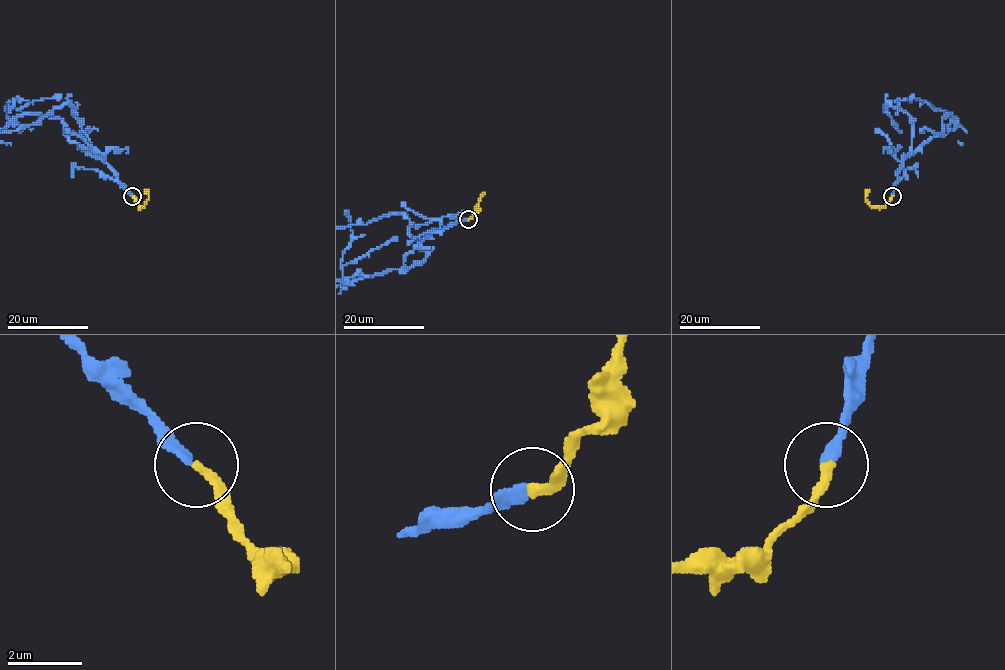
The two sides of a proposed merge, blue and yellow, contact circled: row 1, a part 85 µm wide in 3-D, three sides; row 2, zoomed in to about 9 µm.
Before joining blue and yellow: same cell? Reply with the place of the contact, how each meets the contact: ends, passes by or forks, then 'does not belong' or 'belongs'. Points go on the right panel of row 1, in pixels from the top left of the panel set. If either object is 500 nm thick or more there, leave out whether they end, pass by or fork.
place (892, 196); blue ends; yellow ends; belongs

